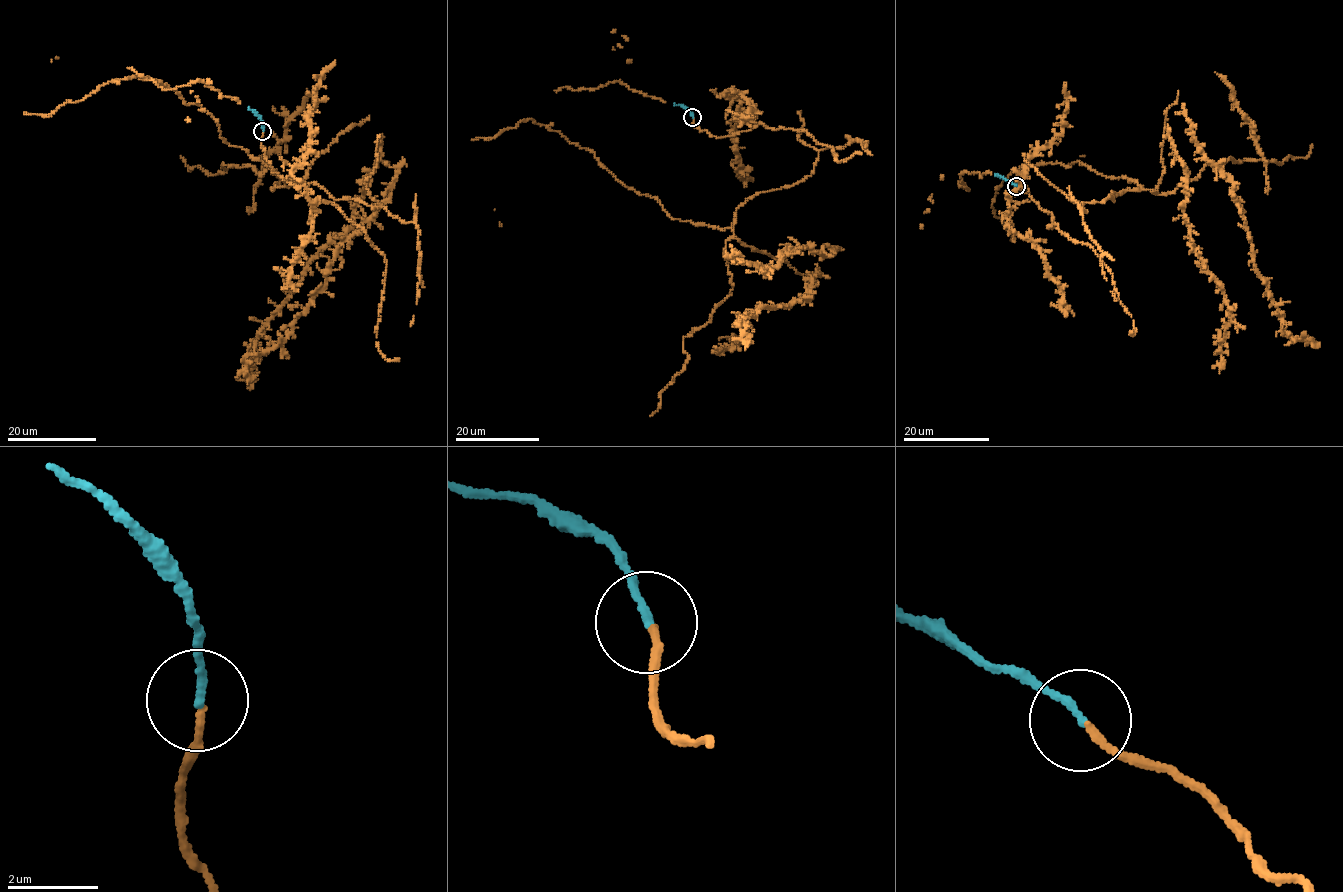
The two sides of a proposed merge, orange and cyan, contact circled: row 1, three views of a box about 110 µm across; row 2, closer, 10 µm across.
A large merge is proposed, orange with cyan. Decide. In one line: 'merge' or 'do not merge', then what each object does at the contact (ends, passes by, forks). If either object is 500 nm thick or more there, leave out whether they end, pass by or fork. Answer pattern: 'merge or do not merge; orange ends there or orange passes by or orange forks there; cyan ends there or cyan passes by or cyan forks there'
merge; orange ends there; cyan ends there

